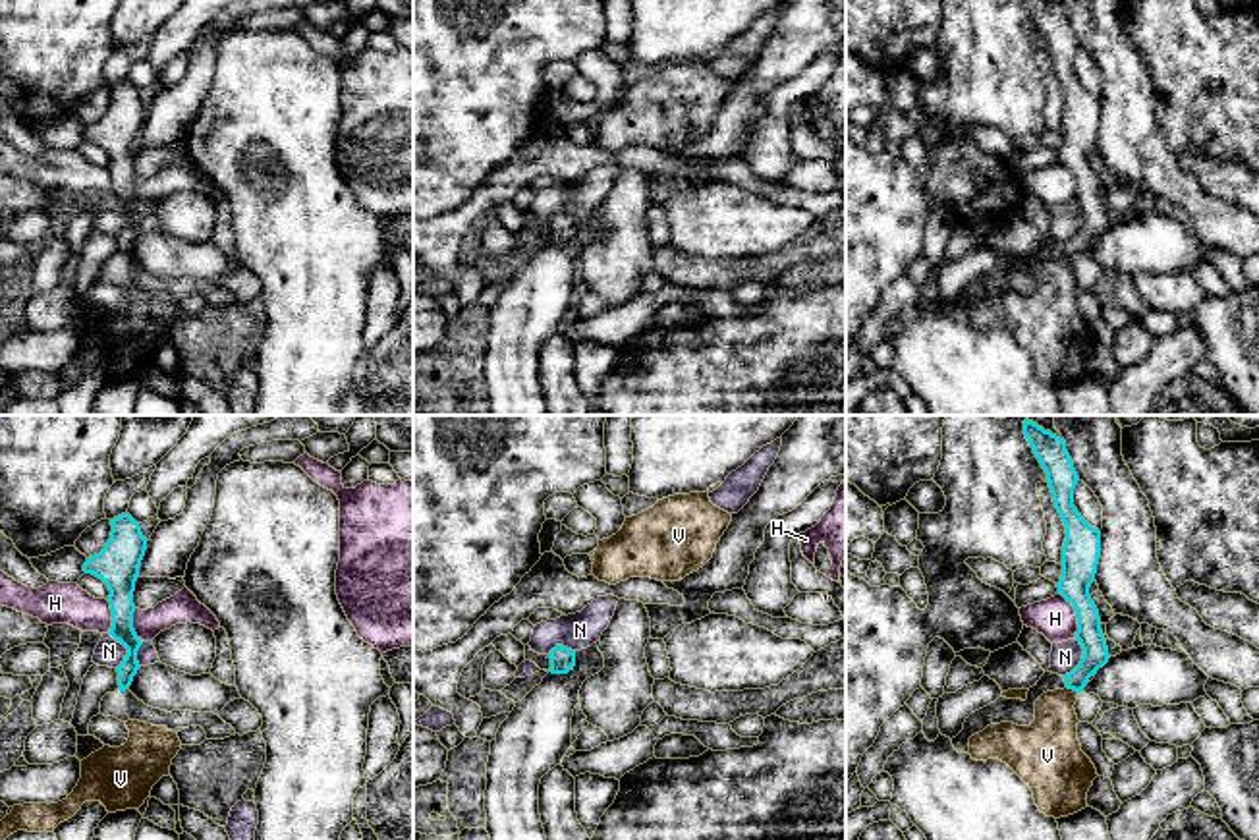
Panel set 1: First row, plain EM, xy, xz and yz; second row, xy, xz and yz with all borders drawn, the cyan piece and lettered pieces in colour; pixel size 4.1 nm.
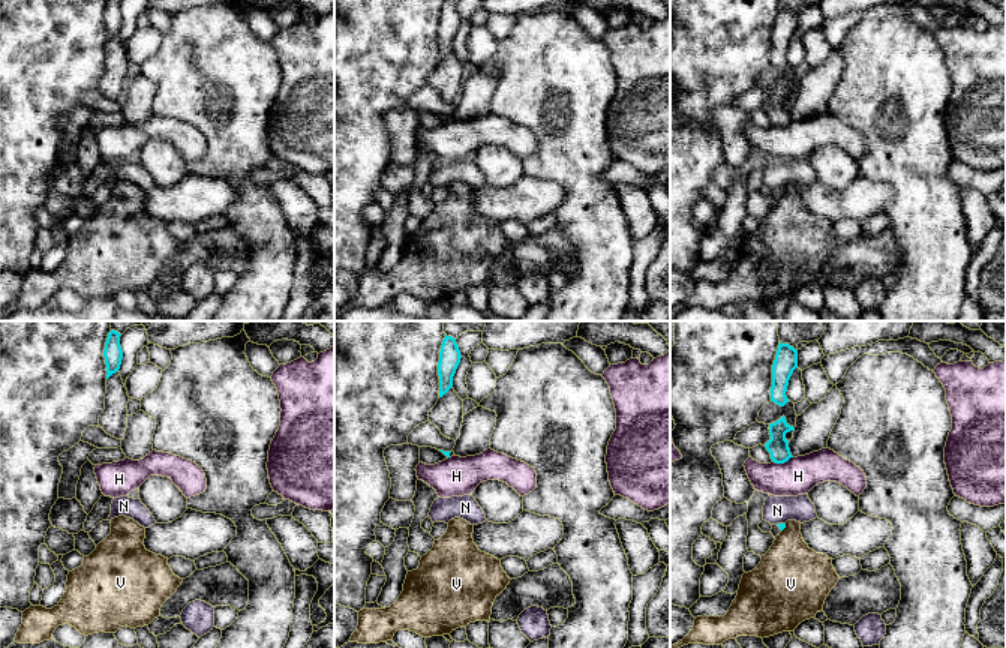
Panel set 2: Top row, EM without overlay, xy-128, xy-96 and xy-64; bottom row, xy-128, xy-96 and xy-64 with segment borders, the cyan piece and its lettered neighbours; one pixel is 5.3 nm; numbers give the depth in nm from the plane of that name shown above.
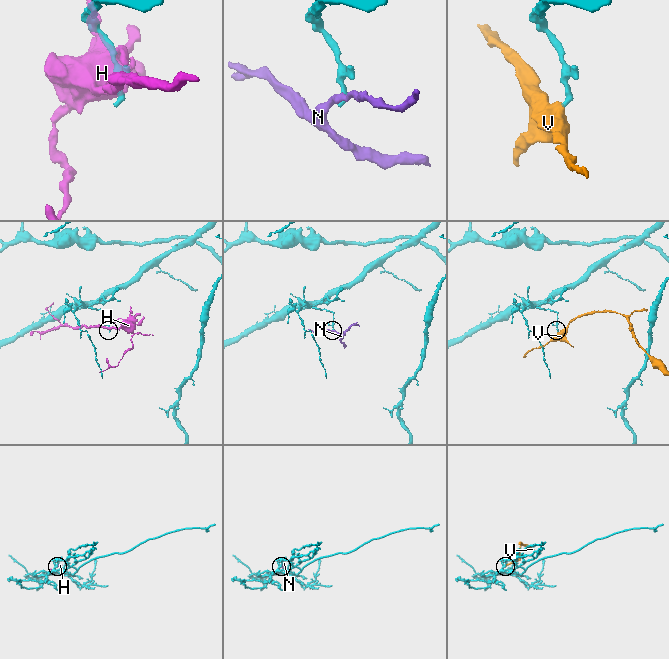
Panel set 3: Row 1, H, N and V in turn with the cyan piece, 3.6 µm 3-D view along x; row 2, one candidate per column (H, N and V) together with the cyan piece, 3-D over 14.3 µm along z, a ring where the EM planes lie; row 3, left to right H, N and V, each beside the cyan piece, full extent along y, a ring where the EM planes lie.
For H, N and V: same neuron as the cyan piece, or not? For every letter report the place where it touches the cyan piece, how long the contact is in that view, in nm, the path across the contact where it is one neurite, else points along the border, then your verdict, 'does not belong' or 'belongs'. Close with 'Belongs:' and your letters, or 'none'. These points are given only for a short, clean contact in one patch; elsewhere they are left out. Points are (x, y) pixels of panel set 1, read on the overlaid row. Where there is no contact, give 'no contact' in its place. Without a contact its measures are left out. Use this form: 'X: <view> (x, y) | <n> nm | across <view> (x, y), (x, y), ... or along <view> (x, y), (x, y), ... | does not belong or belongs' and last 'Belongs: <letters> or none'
H: yz (1076, 615) | 200 nm | along yz (1059, 593), (1074, 609), (1076, 638) | does not belong
N: yz (1082, 659) | 180 nm | along yz (1076, 638), (1082, 659), (1063, 676) | does not belong
V: yz (1072, 688) | 70 nm | along yz (1066, 686), (1078, 694) | does not belong
Belongs: none

